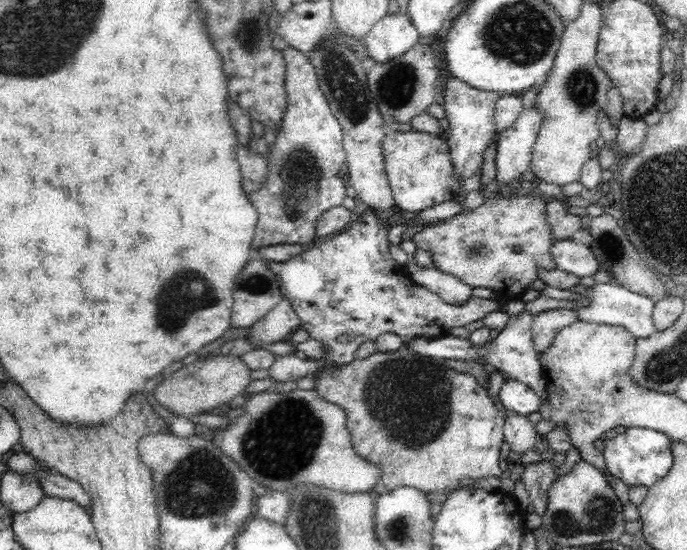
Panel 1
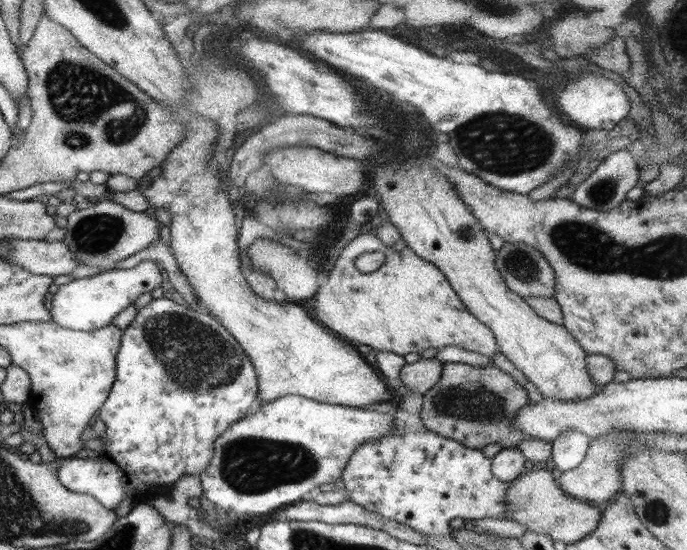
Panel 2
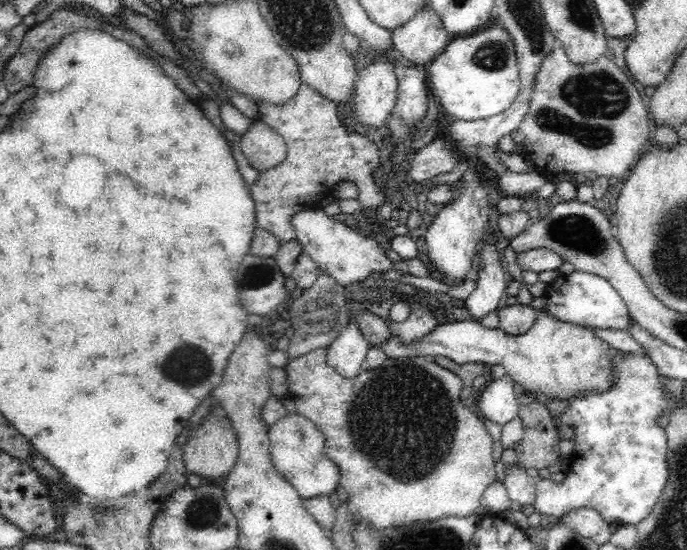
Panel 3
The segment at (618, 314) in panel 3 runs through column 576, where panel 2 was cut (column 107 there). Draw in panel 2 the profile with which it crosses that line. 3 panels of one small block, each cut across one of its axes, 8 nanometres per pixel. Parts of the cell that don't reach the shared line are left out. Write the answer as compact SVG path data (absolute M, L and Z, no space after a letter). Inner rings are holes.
M142 260L135 266L120 270L107 270L95 276L71 279L70 282L55 287L49 308L50 320L57 326L69 330L89 332L107 326L121 310L135 304L142 294L150 294L160 288L161 272L159 266L150 260Z

